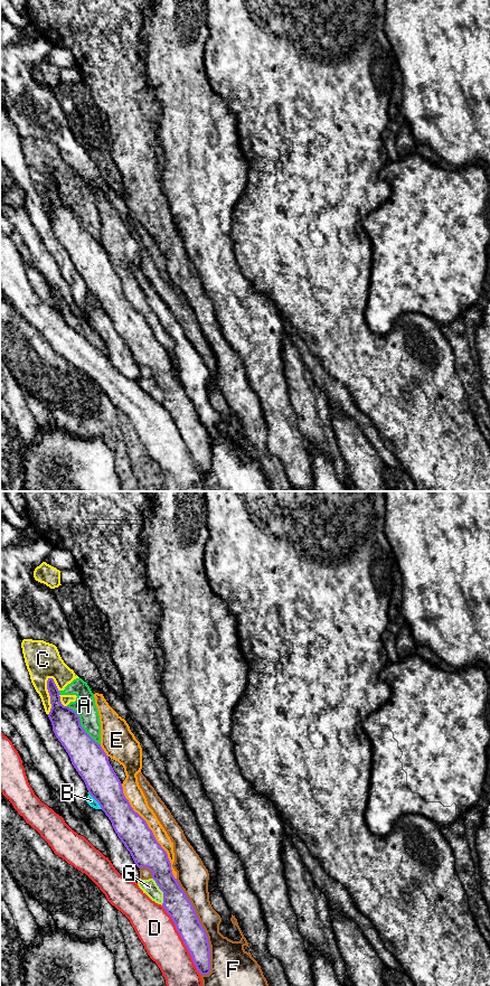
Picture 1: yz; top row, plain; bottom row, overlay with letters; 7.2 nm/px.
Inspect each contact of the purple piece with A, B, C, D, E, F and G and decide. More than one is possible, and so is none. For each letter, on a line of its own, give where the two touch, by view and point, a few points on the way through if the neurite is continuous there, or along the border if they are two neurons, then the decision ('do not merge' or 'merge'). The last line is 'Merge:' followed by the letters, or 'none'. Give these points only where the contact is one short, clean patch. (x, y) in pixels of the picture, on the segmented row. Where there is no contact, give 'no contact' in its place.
A: contact yz (81, 725); do not merge
B: contact yz (96, 800); do not merge
C: contact yz (49, 695); do not merge
D: contact yz (181, 938); do not merge
E: contact yz (151, 832); do not merge
F: contact yz (201, 927); do not merge
G: contact yz (161, 890); do not merge
Merge: none

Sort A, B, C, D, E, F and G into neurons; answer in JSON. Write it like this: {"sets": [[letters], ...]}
{"sets": [["A", "B", "C"], ["D"], ["E"], ["F"], ["G"]]}

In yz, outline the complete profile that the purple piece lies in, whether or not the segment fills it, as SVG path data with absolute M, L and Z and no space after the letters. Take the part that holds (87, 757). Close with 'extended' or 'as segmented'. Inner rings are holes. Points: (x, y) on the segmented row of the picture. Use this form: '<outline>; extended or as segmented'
M48 678L47 680L47 689L51 704L50 712L47 715L51 722L56 738L68 753L72 764L84 780L89 795L98 802L102 810L111 820L115 833L130 852L135 865L139 868L148 867L152 872L152 879L163 892L163 909L175 922L176 929L183 940L197 970L201 975L208 975L210 973L210 946L208 937L199 922L191 902L172 874L167 852L157 842L147 821L133 810L125 798L122 783L110 764L109 757L101 744L95 742L82 727L78 714L62 704L59 691L53 678Z; as segmented

